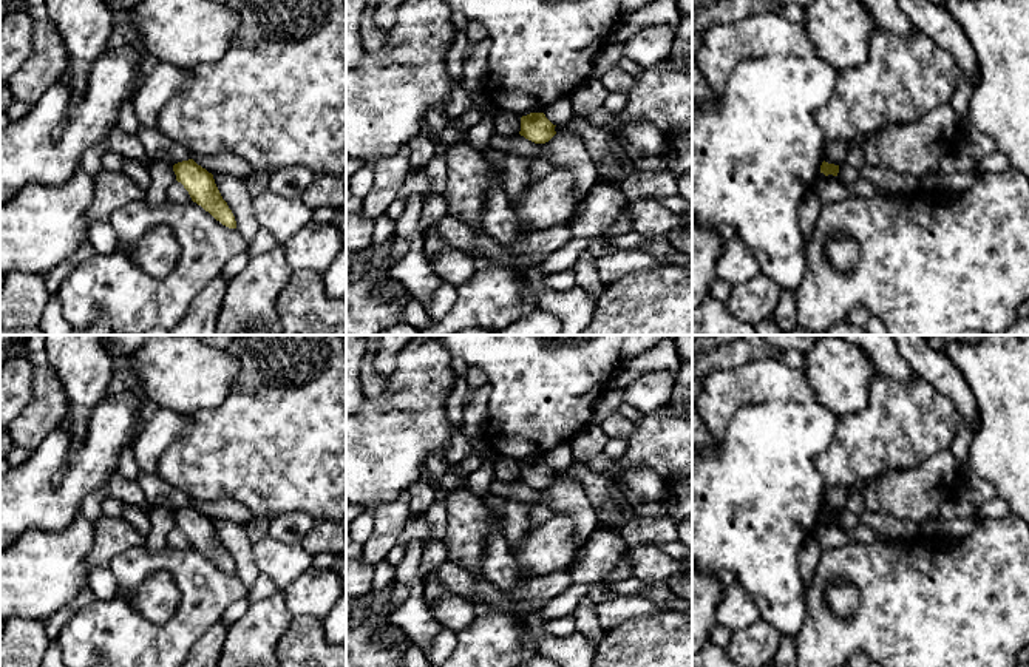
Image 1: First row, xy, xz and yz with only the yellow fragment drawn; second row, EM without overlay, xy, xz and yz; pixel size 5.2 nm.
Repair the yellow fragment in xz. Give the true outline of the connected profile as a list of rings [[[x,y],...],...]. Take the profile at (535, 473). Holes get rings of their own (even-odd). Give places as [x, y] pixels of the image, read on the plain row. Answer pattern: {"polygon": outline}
{"polygon": [[[530,459],[521,463],[519,480],[535,489],[545,489],[556,480],[555,472],[544,459]]]}

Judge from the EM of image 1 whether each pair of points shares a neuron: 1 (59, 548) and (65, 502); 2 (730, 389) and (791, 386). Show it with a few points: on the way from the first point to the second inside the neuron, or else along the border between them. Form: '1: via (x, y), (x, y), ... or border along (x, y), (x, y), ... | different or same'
1: border along (79, 513), (59, 531), (25, 531) | different
2: via (745, 386), (776, 386) | same

